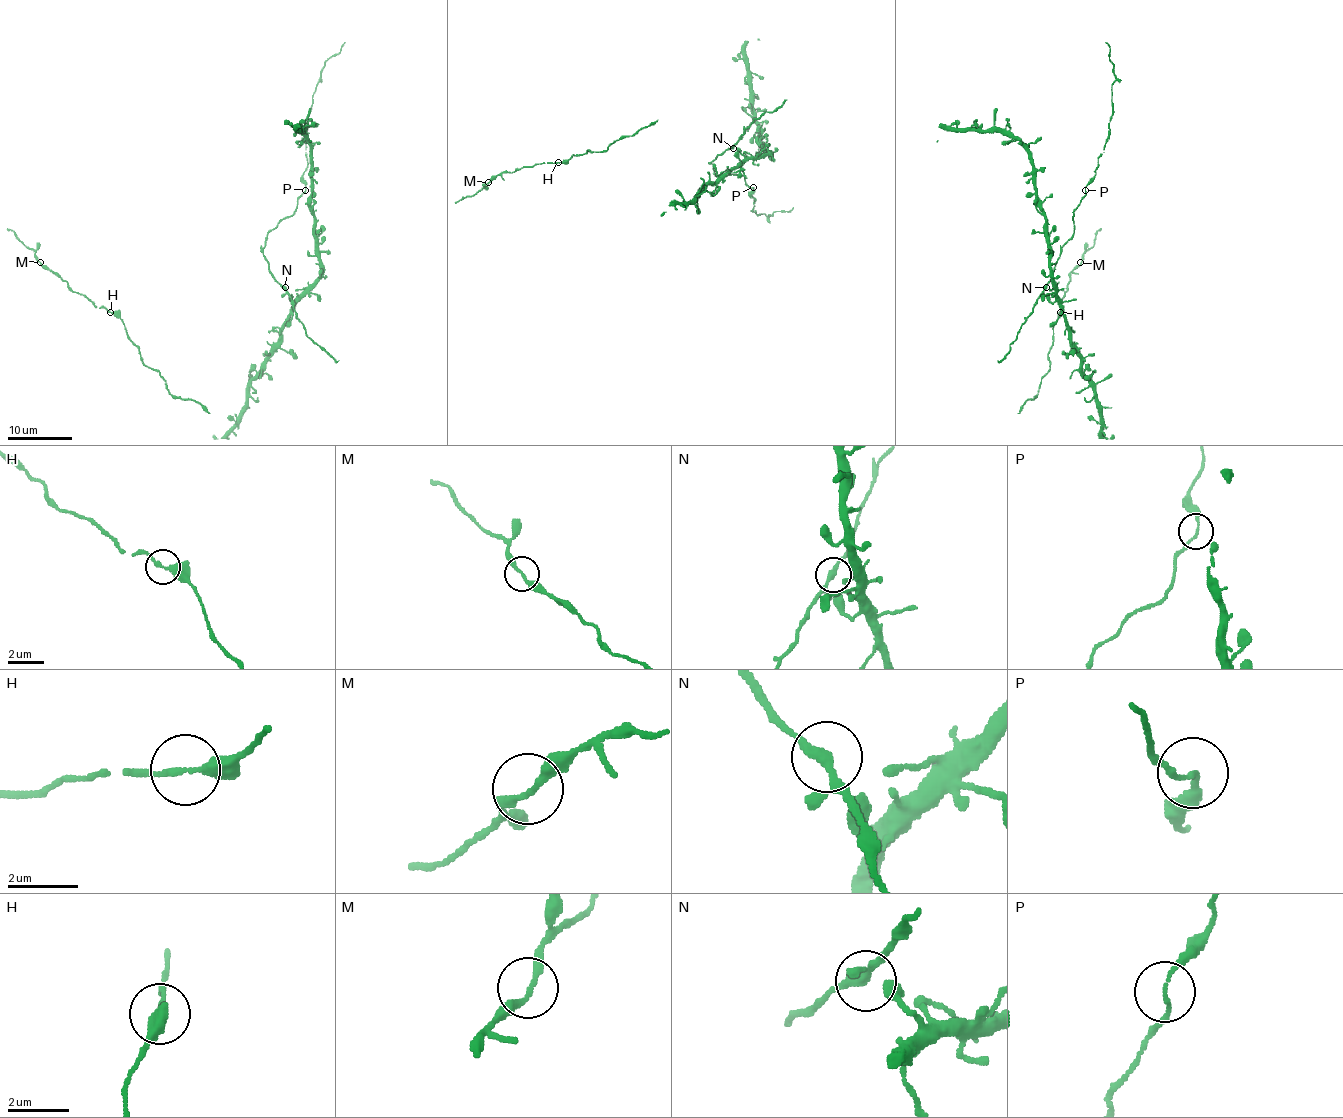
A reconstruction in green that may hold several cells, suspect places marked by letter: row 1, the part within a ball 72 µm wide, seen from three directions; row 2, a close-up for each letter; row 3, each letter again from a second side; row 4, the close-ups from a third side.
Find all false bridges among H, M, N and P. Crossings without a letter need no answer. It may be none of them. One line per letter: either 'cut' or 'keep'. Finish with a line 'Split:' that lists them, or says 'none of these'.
H: keep
M: keep
N: keep
P: keep
Split: none of these

